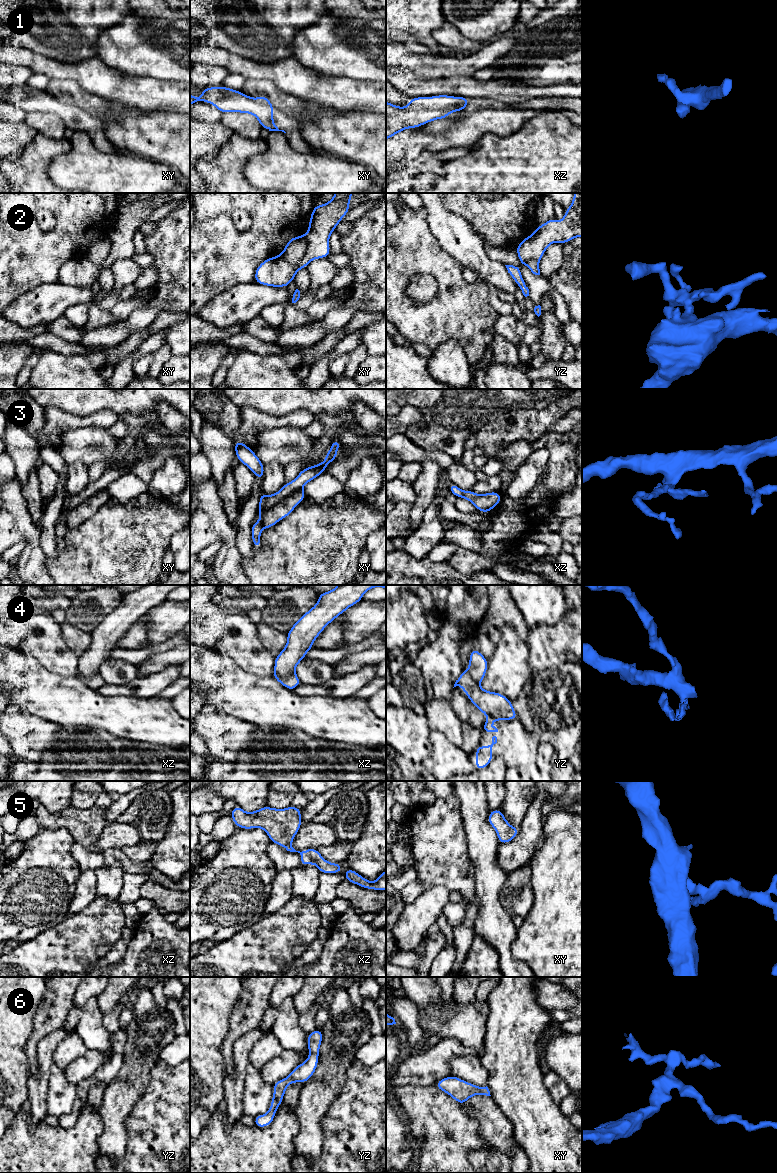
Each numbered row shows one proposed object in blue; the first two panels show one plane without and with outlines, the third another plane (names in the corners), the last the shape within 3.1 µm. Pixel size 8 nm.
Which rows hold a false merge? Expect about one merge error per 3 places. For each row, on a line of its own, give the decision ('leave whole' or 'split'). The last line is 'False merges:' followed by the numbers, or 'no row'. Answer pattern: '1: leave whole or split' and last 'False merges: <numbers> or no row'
1: leave whole
2: split
3: leave whole
4: split
5: leave whole
6: leave whole
False merges: 2, 4

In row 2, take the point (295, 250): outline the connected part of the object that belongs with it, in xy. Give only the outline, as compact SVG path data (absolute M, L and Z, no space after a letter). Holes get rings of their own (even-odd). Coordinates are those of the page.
M306 235L290 238L280 256L291 265L298 264L305 256L307 246Z

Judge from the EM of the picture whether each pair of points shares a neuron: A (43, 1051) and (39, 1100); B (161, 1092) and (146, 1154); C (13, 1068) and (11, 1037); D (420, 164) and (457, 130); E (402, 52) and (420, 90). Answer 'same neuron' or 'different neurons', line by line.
A: same neuron
B: same neuron
C: same neuron
D: different neurons
E: different neurons

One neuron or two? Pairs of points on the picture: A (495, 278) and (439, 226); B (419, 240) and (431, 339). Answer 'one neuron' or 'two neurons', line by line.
A: one neuron
B: one neuron

